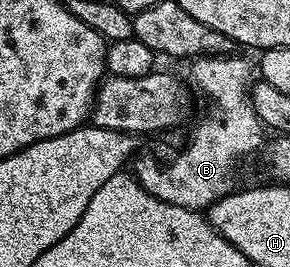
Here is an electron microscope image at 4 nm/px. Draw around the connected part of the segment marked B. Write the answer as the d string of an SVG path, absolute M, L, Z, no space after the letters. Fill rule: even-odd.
M235 54L200 55L190 60L186 78L211 104L207 107L207 115L201 116L199 124L192 129L187 148L177 152L168 163L159 164L153 156L142 154L134 160L135 182L153 197L169 205L202 212L236 190L235 170L239 162L264 146L265 128L251 104L253 63Z

